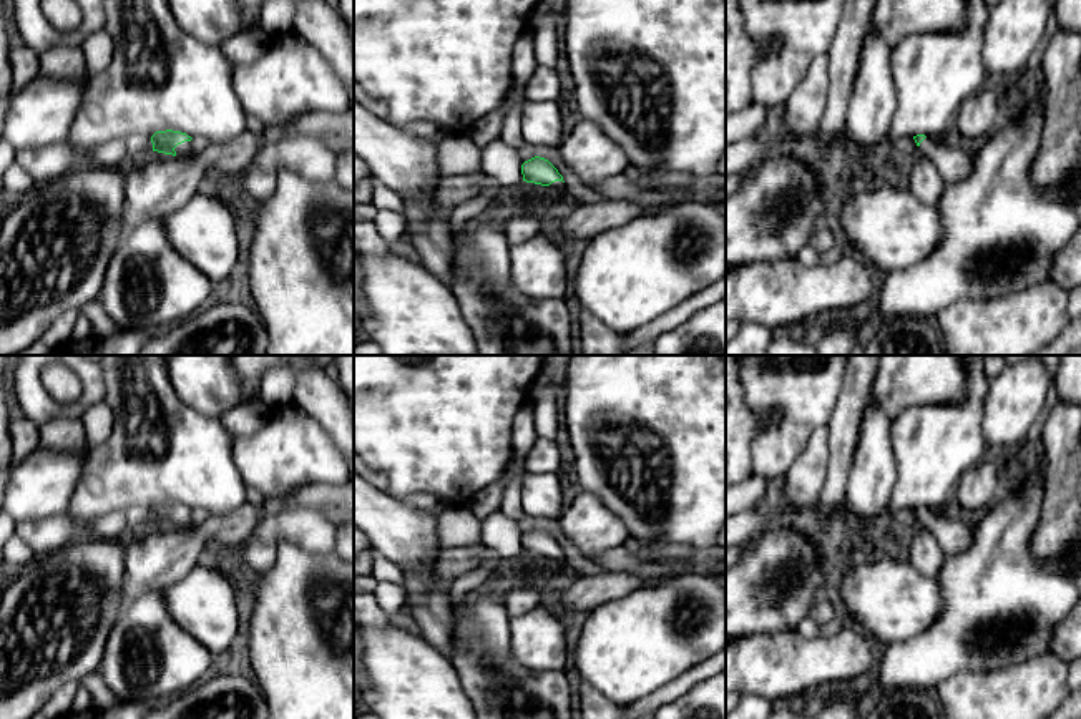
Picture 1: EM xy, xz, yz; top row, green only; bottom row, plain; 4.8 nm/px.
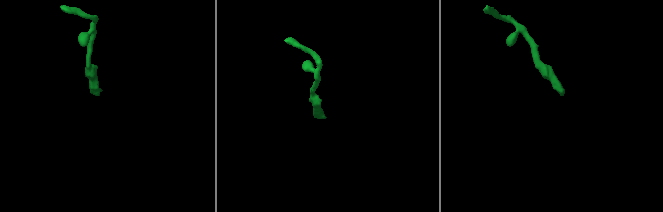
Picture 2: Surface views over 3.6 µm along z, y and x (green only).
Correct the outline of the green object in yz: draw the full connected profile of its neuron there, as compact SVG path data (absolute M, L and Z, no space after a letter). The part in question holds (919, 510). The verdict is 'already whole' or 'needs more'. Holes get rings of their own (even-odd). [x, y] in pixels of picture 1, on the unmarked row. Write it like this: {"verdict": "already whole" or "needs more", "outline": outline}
{"verdict": "needs more", "outline": "M925 506L913 508L918 526L933 533L945 558L965 551L973 541L970 520L951 521L943 511L930 511Z"}

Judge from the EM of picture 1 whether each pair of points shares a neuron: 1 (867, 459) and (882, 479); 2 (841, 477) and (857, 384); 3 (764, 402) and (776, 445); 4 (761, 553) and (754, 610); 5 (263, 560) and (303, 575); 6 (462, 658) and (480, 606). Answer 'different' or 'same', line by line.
1: same
2: same
3: same
4: same
5: different
6: same

